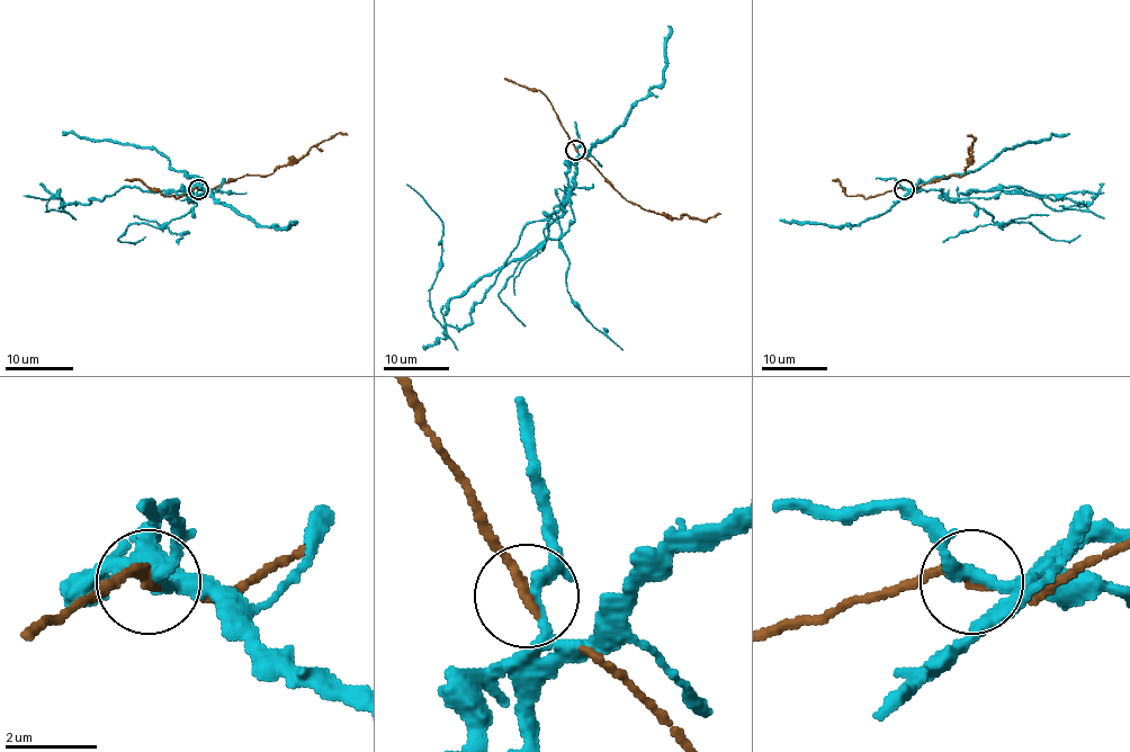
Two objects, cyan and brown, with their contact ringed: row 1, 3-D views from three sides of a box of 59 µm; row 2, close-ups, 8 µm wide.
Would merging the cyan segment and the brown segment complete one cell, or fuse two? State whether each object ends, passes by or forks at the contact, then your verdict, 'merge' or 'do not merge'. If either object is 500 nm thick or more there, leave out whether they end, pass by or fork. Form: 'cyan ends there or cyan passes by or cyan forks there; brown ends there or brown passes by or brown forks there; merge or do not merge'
cyan passes by; brown ends there; do not merge

